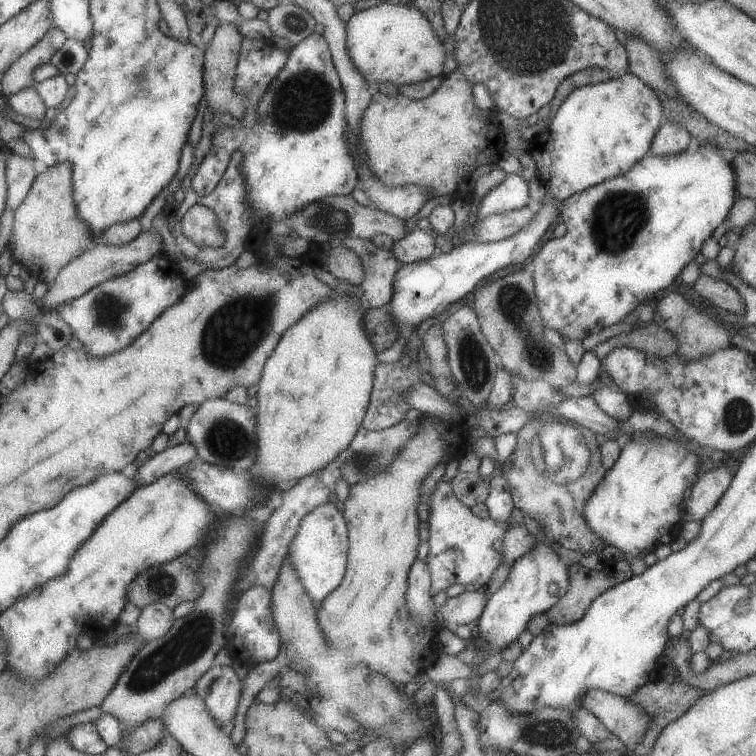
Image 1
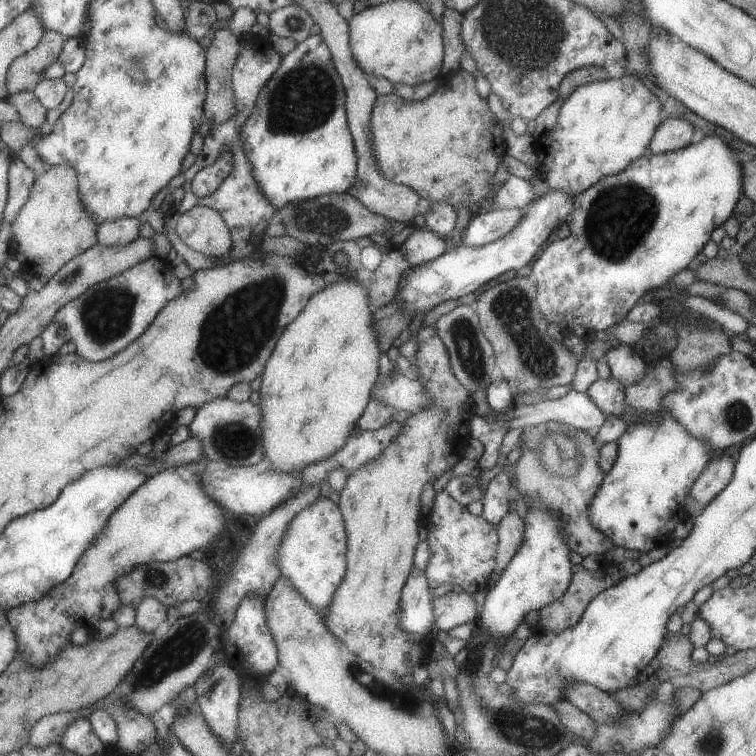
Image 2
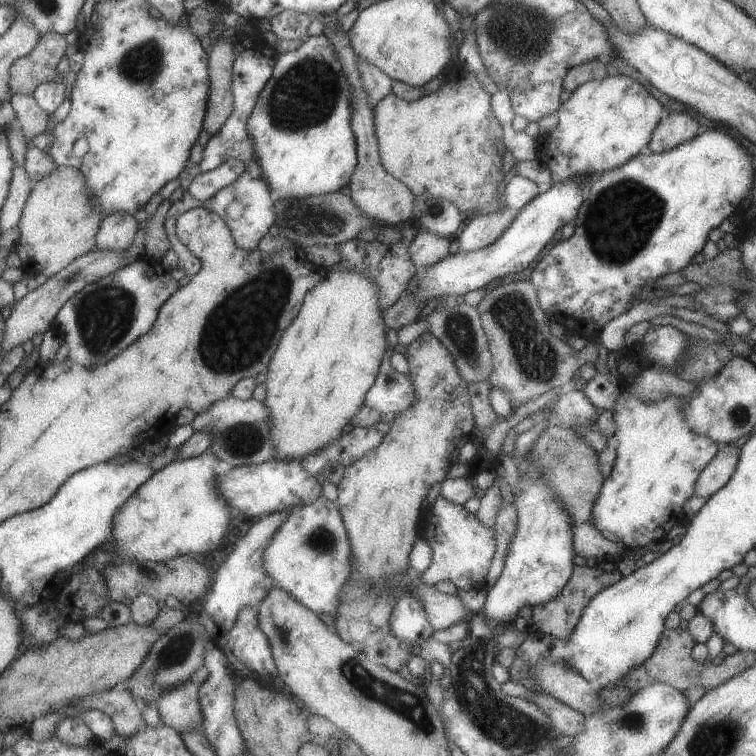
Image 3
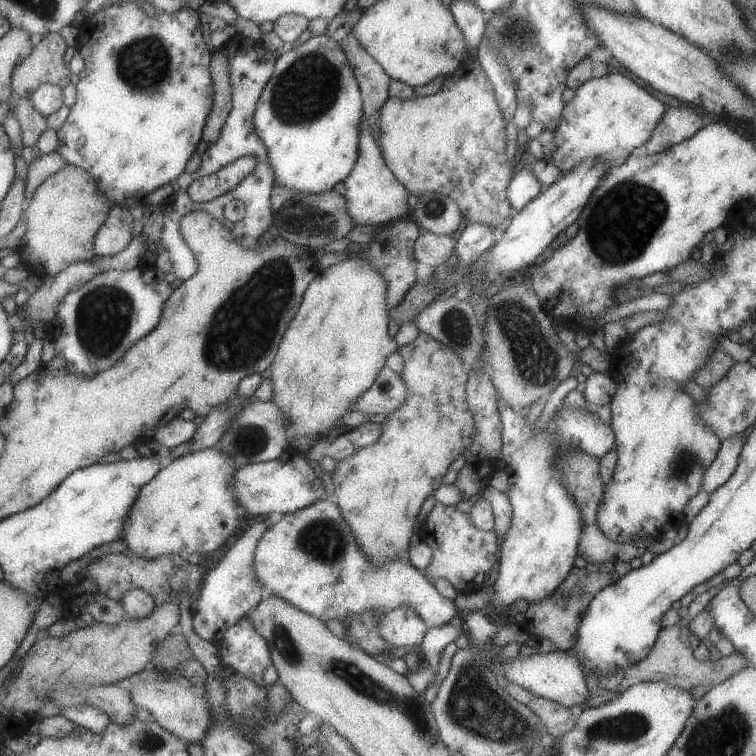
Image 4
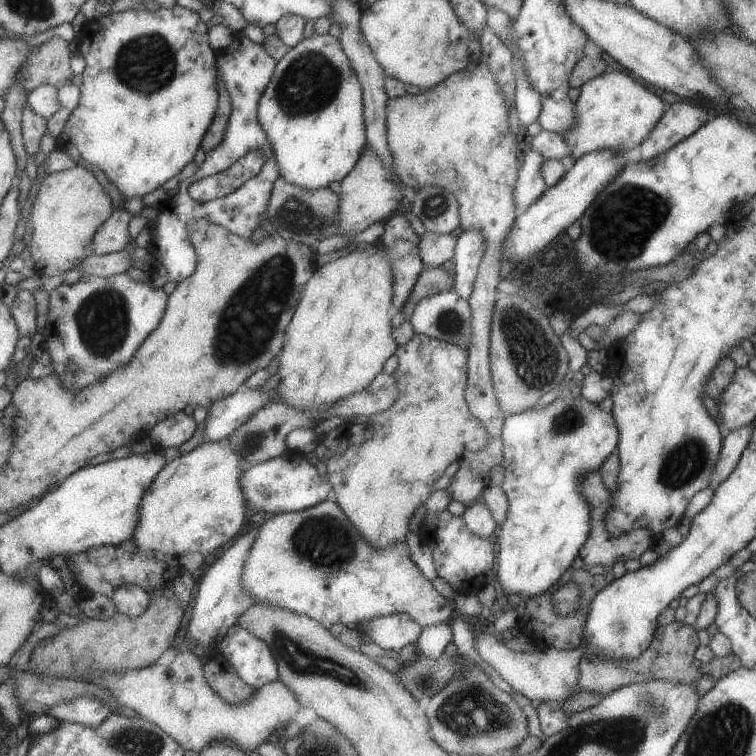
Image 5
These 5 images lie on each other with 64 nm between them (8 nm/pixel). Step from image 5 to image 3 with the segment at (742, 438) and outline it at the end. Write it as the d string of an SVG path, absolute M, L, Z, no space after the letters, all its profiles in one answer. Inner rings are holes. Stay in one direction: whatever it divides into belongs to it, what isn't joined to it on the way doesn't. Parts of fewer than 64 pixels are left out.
M740 444L720 446L720 451L699 474L694 495L710 498L729 483L739 463Z

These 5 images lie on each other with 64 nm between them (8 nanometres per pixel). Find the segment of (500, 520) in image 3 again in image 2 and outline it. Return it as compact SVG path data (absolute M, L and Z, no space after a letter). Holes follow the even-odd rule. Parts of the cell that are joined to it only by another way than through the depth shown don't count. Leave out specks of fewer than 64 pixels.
M509 512L498 524L499 545L495 572L503 572L525 539L525 522L518 513Z

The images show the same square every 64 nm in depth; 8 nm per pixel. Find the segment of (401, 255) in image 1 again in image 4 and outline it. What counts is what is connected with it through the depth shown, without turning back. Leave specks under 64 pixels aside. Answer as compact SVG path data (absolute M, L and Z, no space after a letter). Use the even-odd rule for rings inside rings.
M423 230L416 239L413 255L417 262L424 262L436 270L448 262L455 250L456 241L456 236L437 235Z

